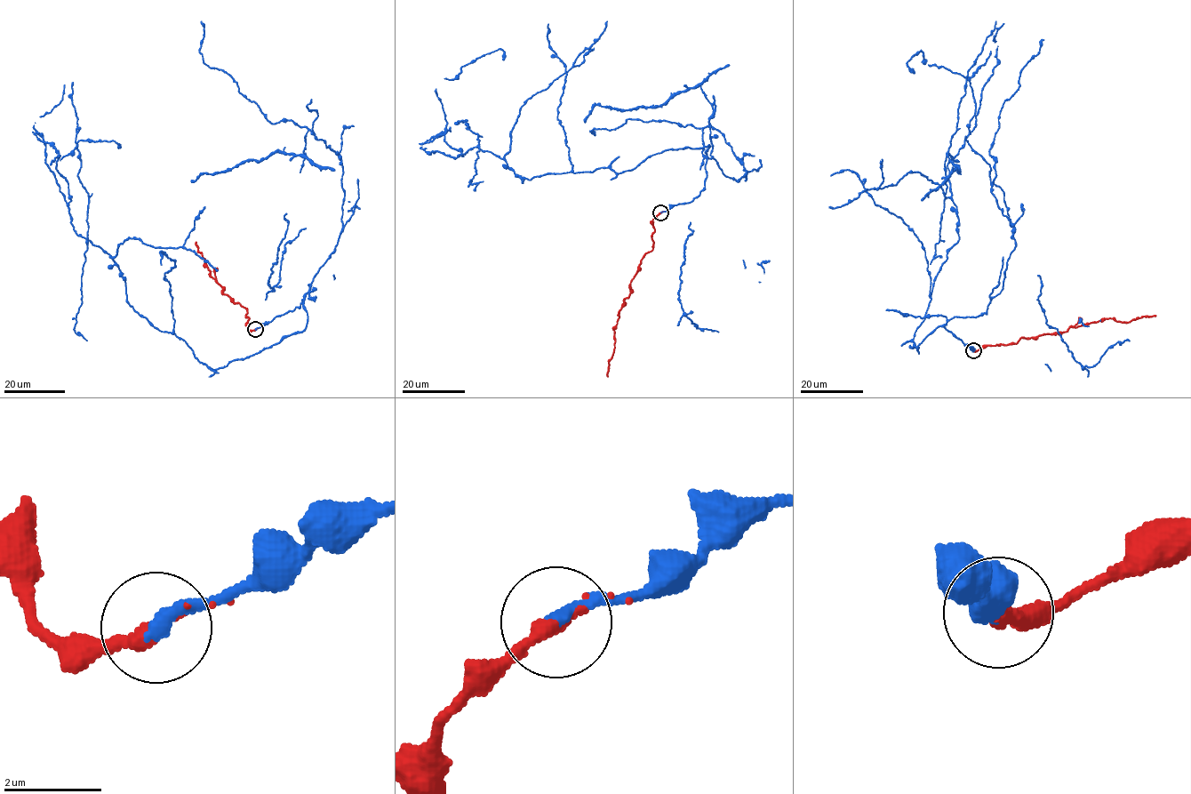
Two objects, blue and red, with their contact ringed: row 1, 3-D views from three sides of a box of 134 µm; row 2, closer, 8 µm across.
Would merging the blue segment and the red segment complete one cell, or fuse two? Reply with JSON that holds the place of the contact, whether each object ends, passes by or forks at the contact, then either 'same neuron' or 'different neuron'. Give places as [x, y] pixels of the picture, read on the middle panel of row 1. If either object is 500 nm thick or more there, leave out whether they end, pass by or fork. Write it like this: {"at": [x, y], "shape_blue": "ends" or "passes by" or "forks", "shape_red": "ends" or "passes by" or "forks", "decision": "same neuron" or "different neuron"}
{"at": [660, 212], "shape_blue": "ends", "shape_red": "ends", "decision": "same neuron"}

